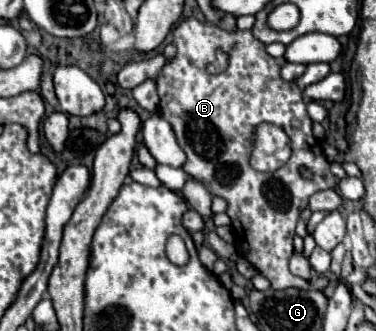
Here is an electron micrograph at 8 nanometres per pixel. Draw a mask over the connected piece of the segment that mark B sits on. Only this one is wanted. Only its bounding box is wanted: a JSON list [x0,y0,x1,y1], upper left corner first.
[156,18,336,290]

